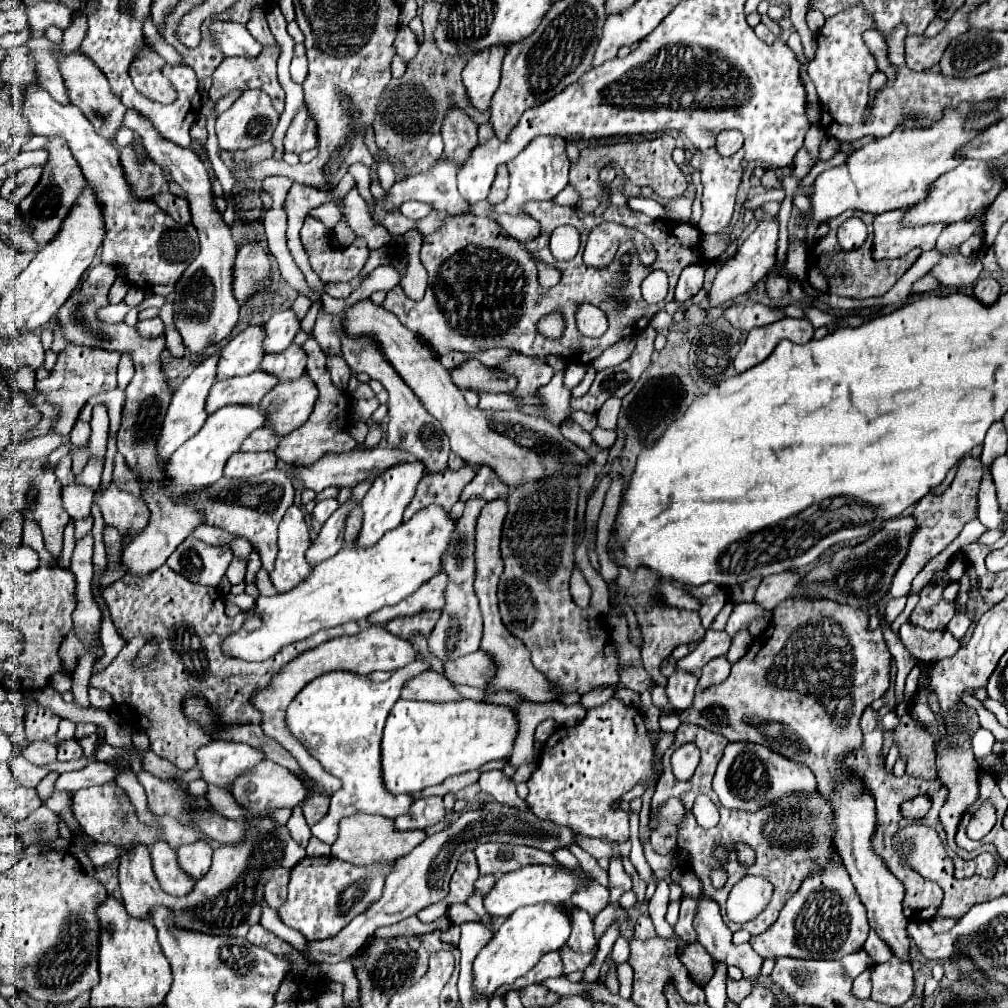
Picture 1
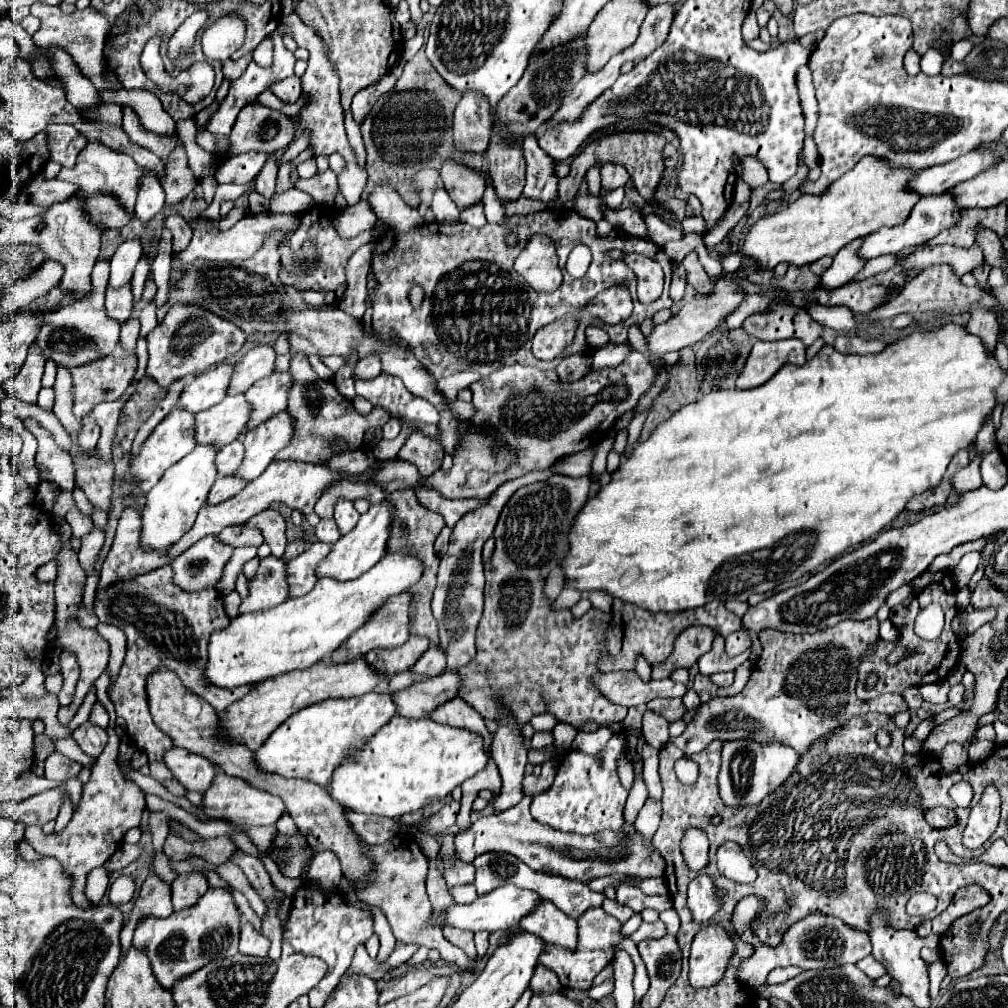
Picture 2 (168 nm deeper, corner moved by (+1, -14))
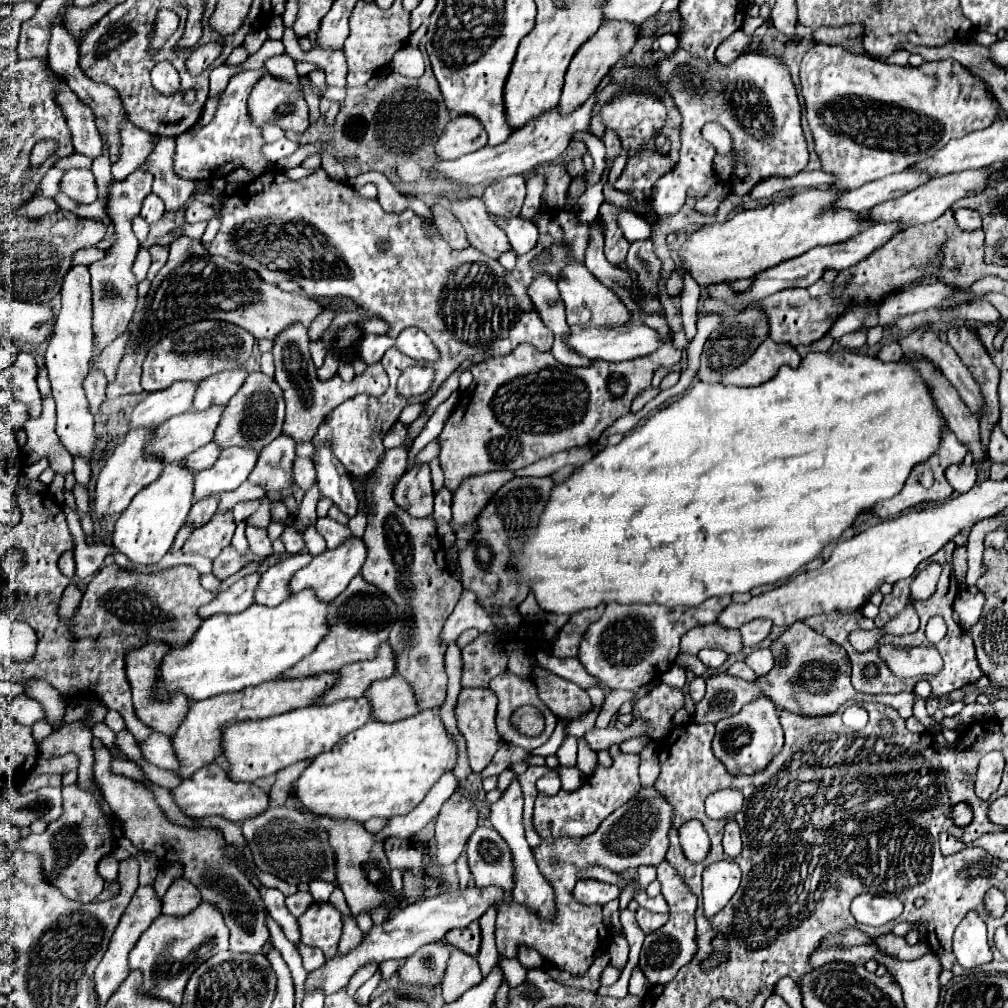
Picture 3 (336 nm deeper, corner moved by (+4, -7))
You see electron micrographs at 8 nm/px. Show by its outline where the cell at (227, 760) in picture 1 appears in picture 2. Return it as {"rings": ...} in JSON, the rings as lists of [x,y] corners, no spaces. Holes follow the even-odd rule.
{"rings":[[[179,747],[167,749],[163,755],[163,763],[185,789],[193,789],[199,793],[203,793],[215,777],[215,769],[211,767],[211,763],[207,763],[207,759]]]}

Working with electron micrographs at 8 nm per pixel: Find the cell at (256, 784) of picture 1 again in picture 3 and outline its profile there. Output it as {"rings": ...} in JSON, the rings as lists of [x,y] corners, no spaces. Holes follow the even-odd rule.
{"rings":[[[218,762],[206,764],[194,776],[182,780],[182,784],[174,788],[174,802],[188,816],[194,816],[194,818],[222,816],[232,822],[244,822],[248,816],[258,816],[260,812],[268,810],[268,796],[260,786],[236,784],[234,780],[228,780],[228,772],[224,772],[224,768],[218,766]]]}

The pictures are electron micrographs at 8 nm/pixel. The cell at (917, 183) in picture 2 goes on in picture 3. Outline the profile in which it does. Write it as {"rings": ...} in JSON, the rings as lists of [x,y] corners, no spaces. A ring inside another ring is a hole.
{"rings":[[[906,168],[904,172],[896,172],[892,176],[884,176],[880,180],[868,182],[862,188],[844,192],[834,206],[848,208],[854,212],[868,212],[868,208],[874,208],[876,204],[882,204],[886,200],[894,200],[904,192],[910,192],[912,188],[926,184],[928,180],[932,180],[932,176],[924,172],[912,172],[912,168]]]}

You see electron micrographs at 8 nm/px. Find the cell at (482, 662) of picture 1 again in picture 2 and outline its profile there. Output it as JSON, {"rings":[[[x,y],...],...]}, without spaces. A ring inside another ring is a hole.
{"rings":[[[445,671],[437,677],[415,683],[407,689],[395,691],[391,693],[391,697],[397,707],[397,715],[409,719],[421,719],[427,717],[431,711],[435,711],[441,703],[453,699],[457,687],[459,687],[457,671]]]}

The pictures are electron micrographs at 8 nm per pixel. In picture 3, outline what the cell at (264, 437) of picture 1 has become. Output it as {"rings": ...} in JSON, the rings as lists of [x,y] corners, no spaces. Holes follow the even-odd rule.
{"rings":[[[210,442],[204,448],[192,452],[190,456],[186,456],[184,464],[198,472],[198,470],[204,470],[204,468],[210,468],[216,462],[216,456],[220,456],[220,452],[222,452],[222,448],[216,442]]]}

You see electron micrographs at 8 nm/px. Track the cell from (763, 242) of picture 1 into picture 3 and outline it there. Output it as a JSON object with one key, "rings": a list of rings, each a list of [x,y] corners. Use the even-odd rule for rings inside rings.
{"rings":[[[630,320],[630,324],[622,324],[616,328],[570,328],[570,338],[568,346],[578,352],[588,356],[590,360],[606,360],[606,362],[622,362],[622,360],[634,360],[640,356],[648,356],[664,344],[664,340],[672,338],[674,332],[668,332],[666,336],[660,336],[656,328],[646,326],[642,320]]]}

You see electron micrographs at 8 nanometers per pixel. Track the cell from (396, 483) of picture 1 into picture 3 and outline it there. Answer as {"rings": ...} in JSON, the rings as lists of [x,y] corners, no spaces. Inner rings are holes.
{"rings":[[[350,536],[338,548],[326,550],[324,554],[314,556],[308,566],[300,568],[292,576],[290,590],[294,594],[294,592],[300,592],[304,588],[314,588],[314,592],[316,592],[316,596],[320,600],[334,600],[340,592],[344,592],[344,588],[350,584],[350,580],[360,572],[364,560],[366,560],[366,544],[364,544],[364,540],[362,538],[356,538],[356,536]]]}

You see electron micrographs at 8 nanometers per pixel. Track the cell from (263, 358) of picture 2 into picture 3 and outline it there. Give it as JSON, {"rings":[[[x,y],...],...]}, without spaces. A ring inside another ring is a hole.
{"rings":[[[236,368],[236,370],[224,370],[216,376],[208,376],[208,380],[202,380],[198,384],[194,410],[206,410],[208,406],[214,404],[226,404],[240,390],[240,384],[244,384],[248,374],[250,372],[246,368]]]}

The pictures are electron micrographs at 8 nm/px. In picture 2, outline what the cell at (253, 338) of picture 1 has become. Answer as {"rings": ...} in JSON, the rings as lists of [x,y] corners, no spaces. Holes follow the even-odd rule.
{"rings":[[[219,363],[205,373],[197,375],[185,389],[181,391],[181,399],[177,407],[189,411],[189,413],[199,413],[203,409],[213,407],[225,397],[227,391],[227,379],[231,377],[231,367],[233,363]]]}

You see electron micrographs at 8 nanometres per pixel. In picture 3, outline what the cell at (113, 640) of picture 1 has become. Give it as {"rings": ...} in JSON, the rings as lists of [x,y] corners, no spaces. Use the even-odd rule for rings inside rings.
{"rings":[[[64,722],[58,732],[52,732],[48,738],[44,738],[40,746],[40,756],[60,756],[66,752],[72,752],[78,756],[80,766],[78,766],[78,784],[88,786],[92,784],[92,766],[94,766],[94,754],[90,748],[92,732],[84,722]]]}

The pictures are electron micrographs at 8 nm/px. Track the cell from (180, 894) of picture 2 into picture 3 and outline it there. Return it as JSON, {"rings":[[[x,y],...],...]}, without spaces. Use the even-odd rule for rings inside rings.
{"rings":[[[178,878],[170,884],[162,898],[162,914],[168,916],[186,916],[202,902],[200,892],[190,880]]]}

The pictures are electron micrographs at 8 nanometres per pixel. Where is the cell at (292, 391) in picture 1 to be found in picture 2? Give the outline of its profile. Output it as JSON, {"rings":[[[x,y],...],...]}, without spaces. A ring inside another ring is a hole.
{"rings":[[[285,411],[283,415],[275,415],[275,419],[263,423],[263,427],[249,431],[243,441],[245,457],[235,471],[235,477],[243,481],[253,481],[259,477],[275,459],[275,453],[279,453],[289,443],[291,431],[291,417]]]}

